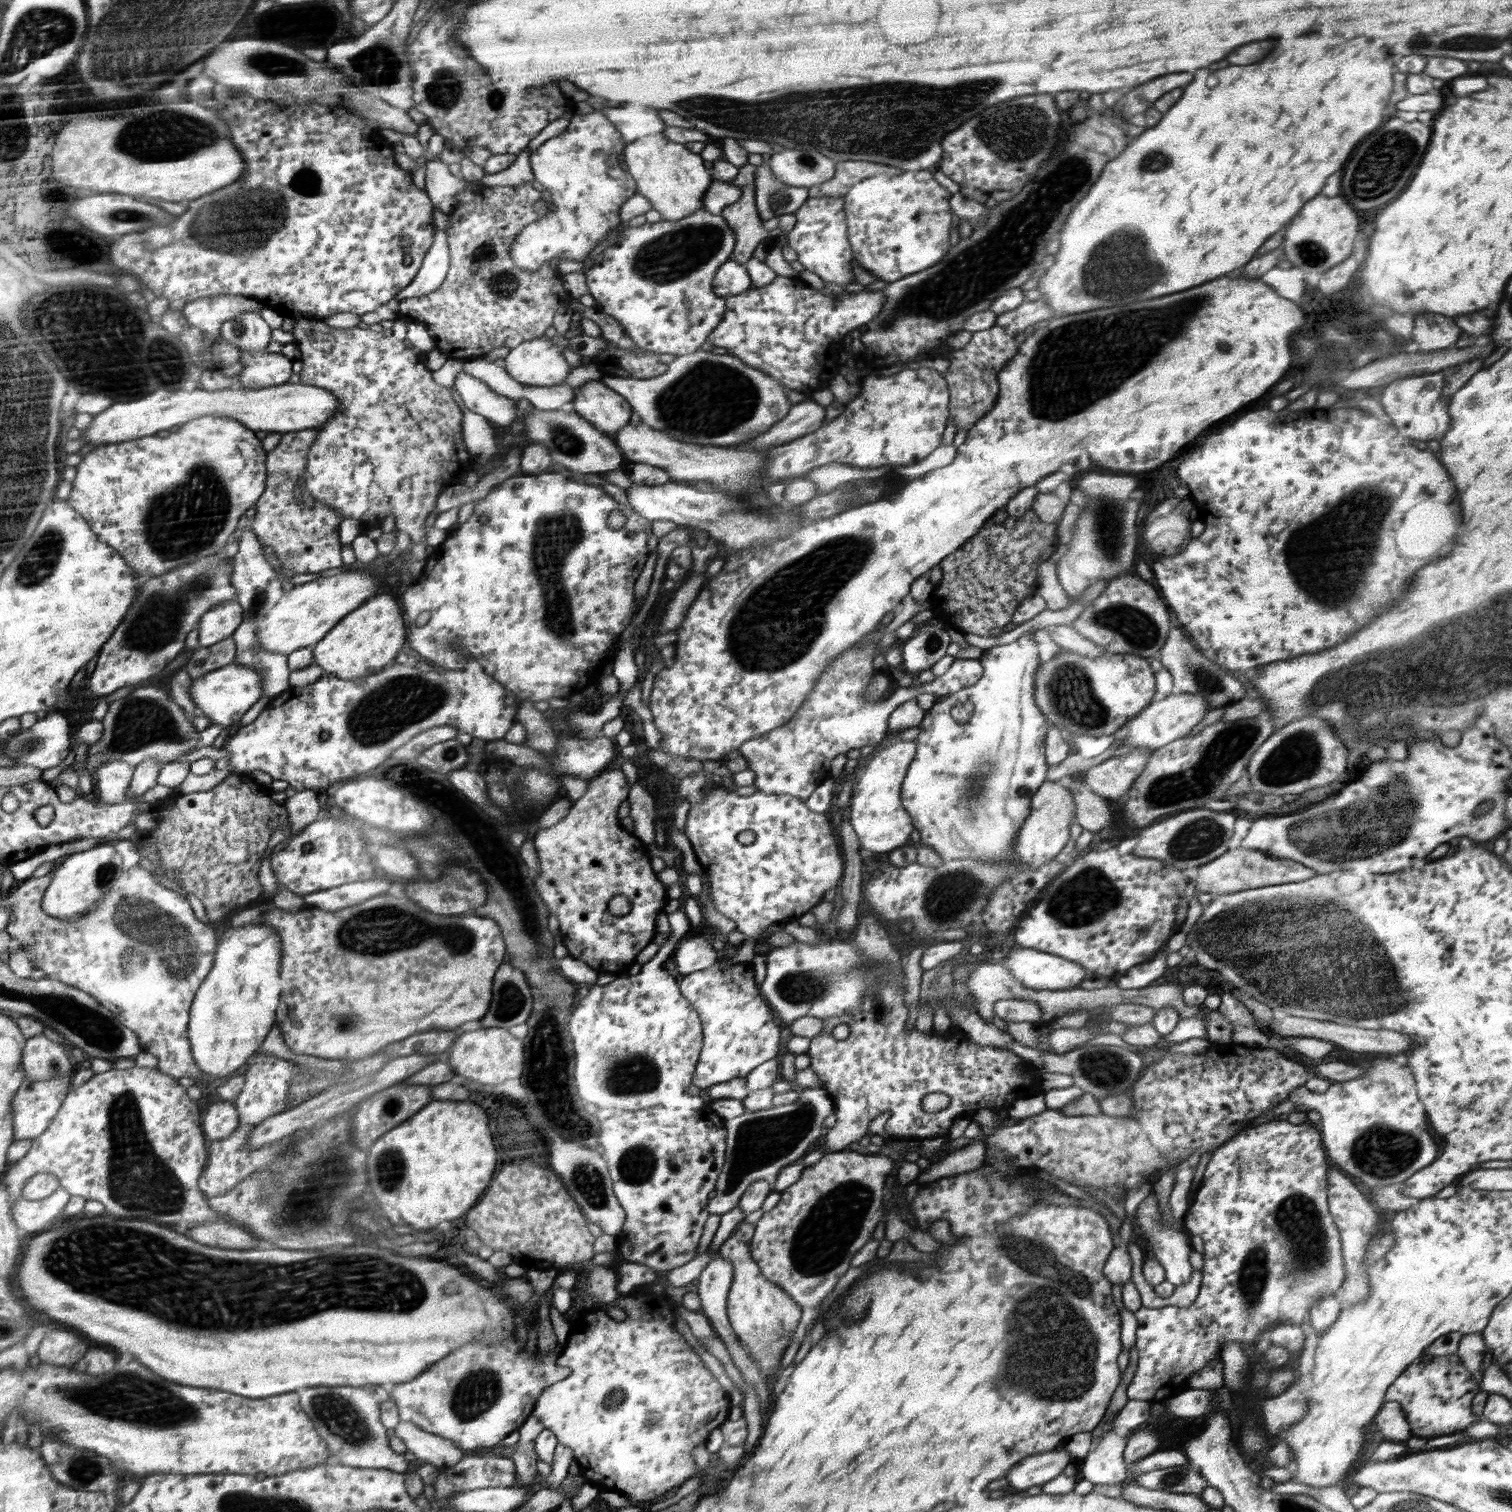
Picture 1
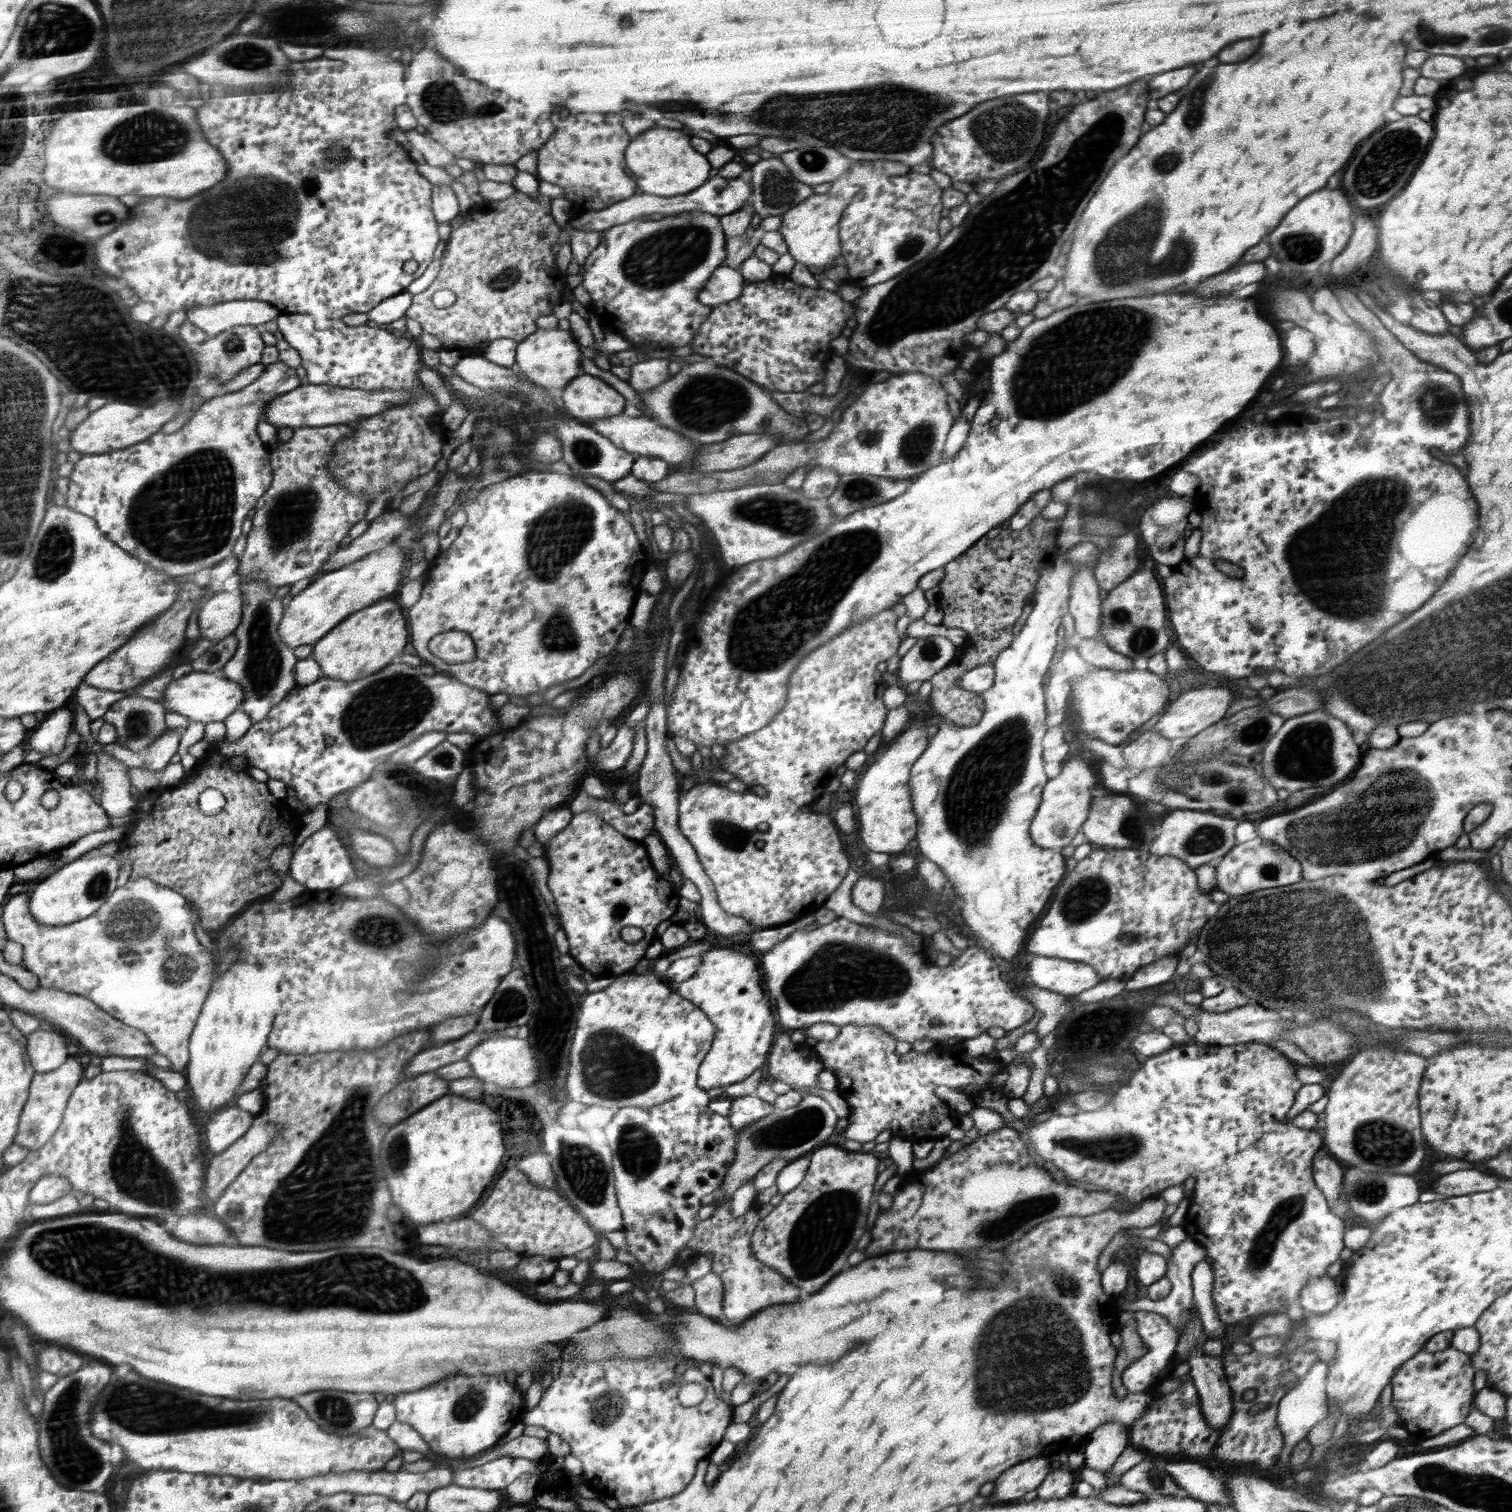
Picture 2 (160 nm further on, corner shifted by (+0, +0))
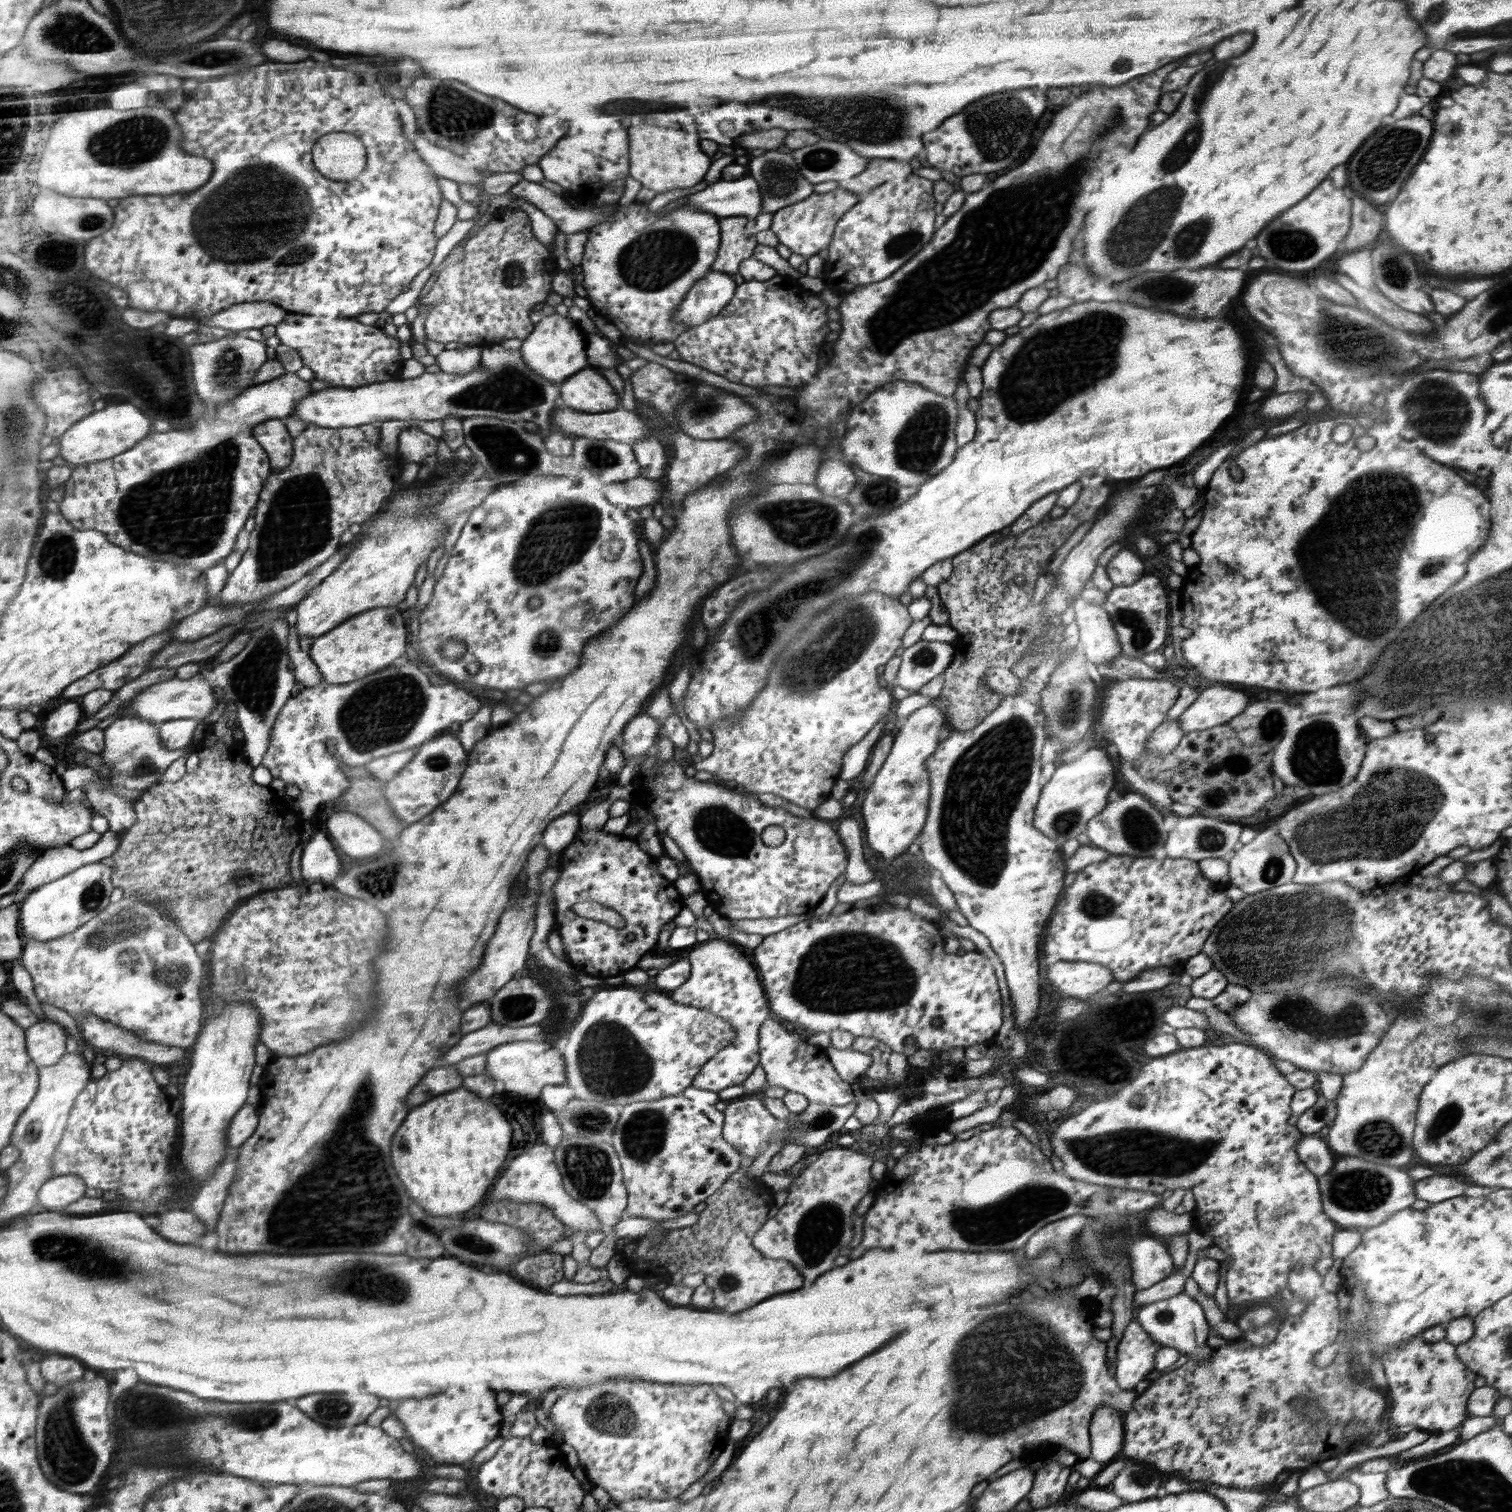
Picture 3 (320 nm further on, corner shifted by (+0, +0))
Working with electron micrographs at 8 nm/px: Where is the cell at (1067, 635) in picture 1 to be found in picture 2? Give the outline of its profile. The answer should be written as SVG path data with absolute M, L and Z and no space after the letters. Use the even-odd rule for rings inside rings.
M1082 640L1078 648L1080 648L1082 658L1088 664L1094 664L1098 668L1112 668L1117 672L1135 668L1133 660L1130 660L1125 654L1108 648L1106 644L1098 640Z

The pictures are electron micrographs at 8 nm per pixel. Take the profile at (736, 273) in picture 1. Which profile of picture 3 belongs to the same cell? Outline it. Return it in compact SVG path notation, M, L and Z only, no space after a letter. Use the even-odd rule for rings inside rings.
M712 270L692 288L692 294L682 301L673 322L698 326L720 314L735 297L738 289L732 275Z

